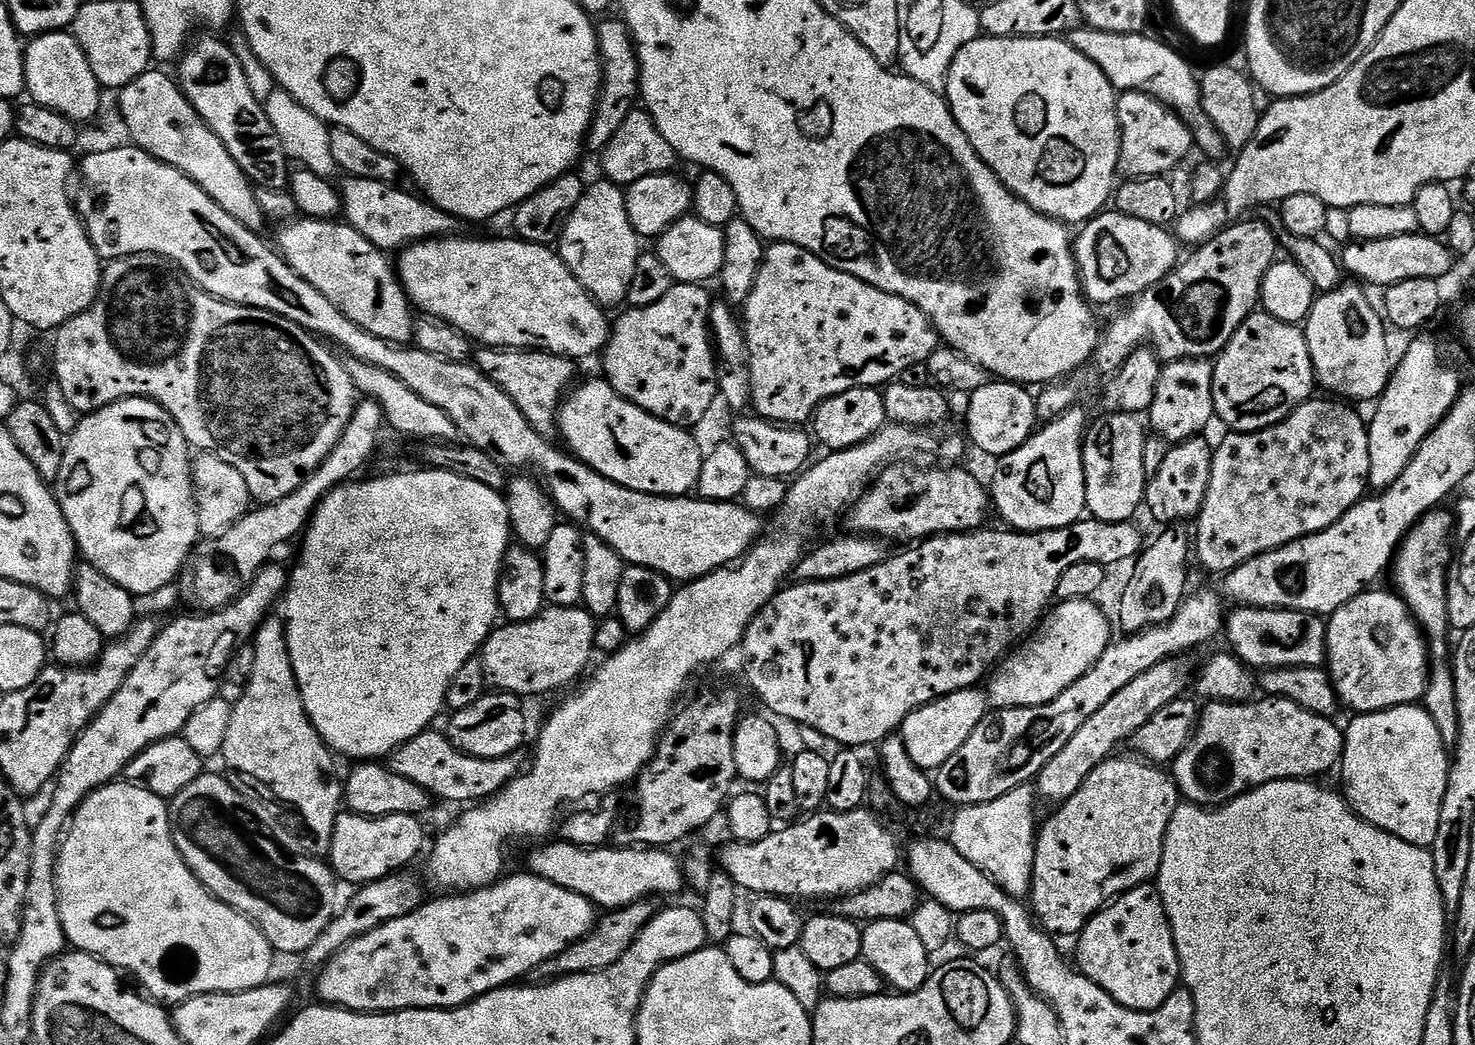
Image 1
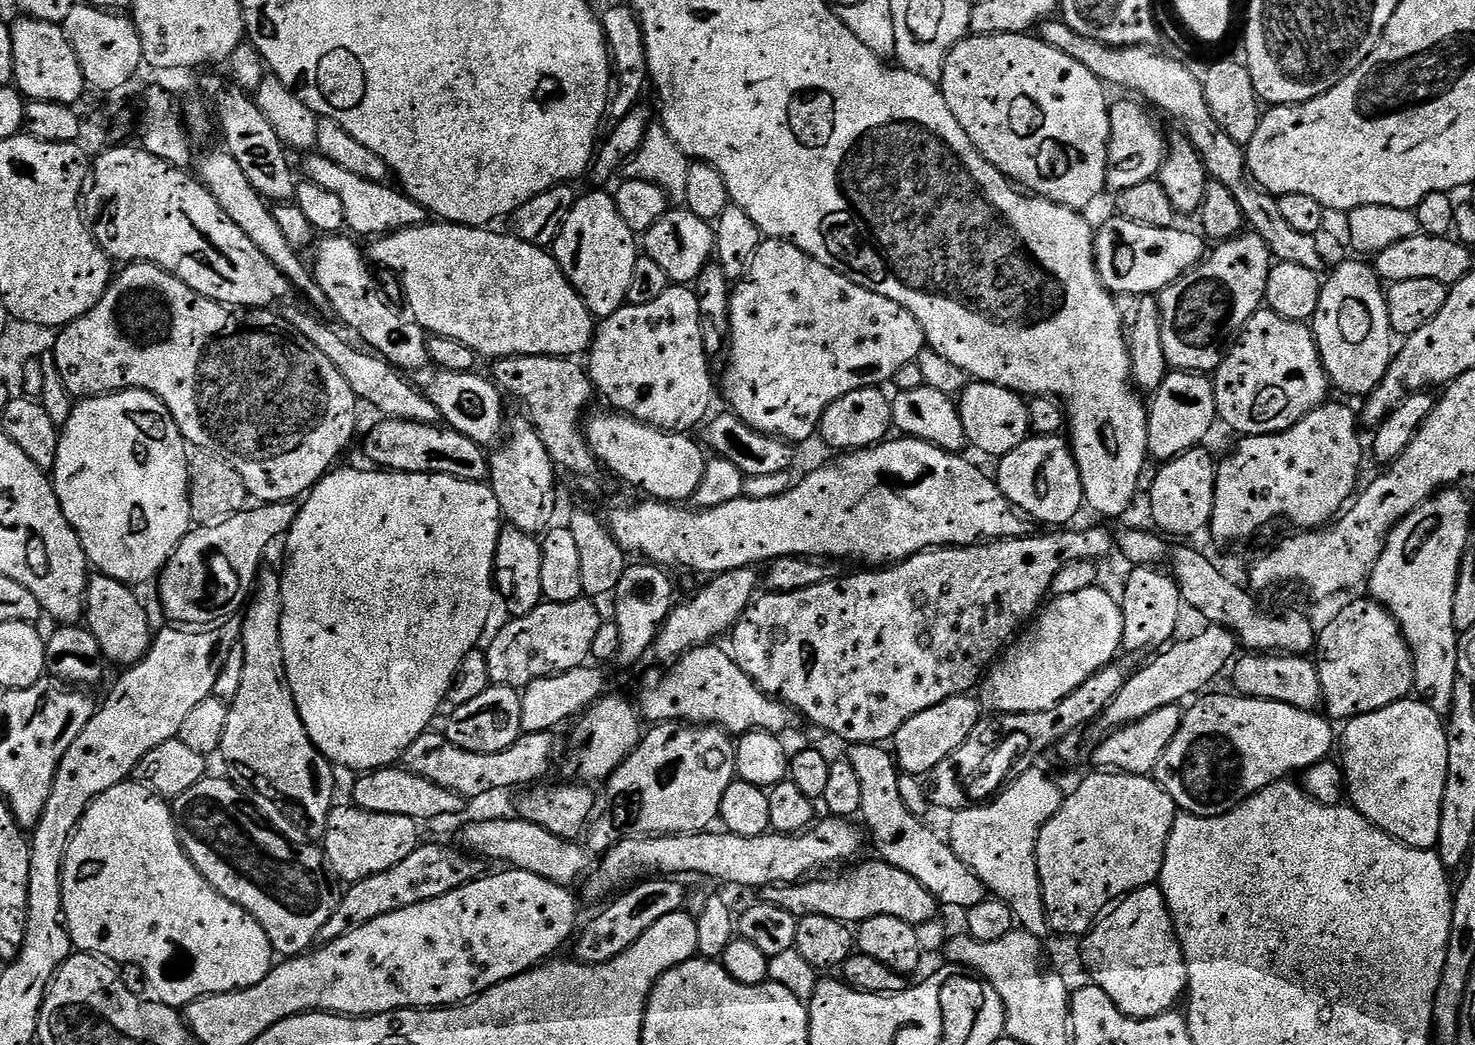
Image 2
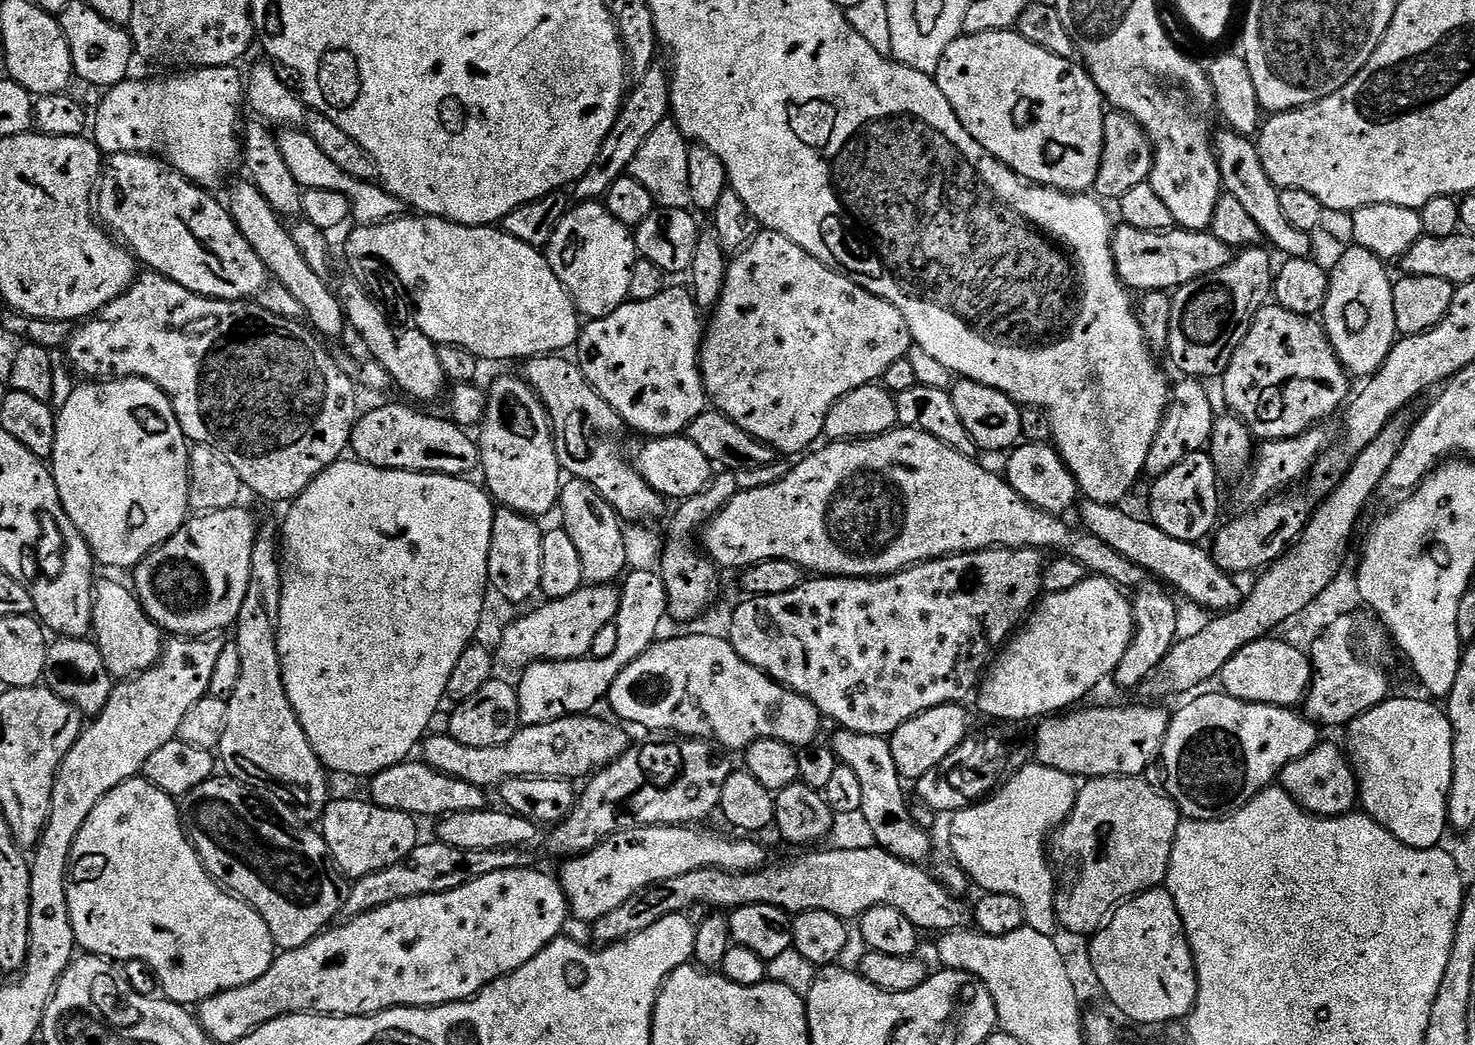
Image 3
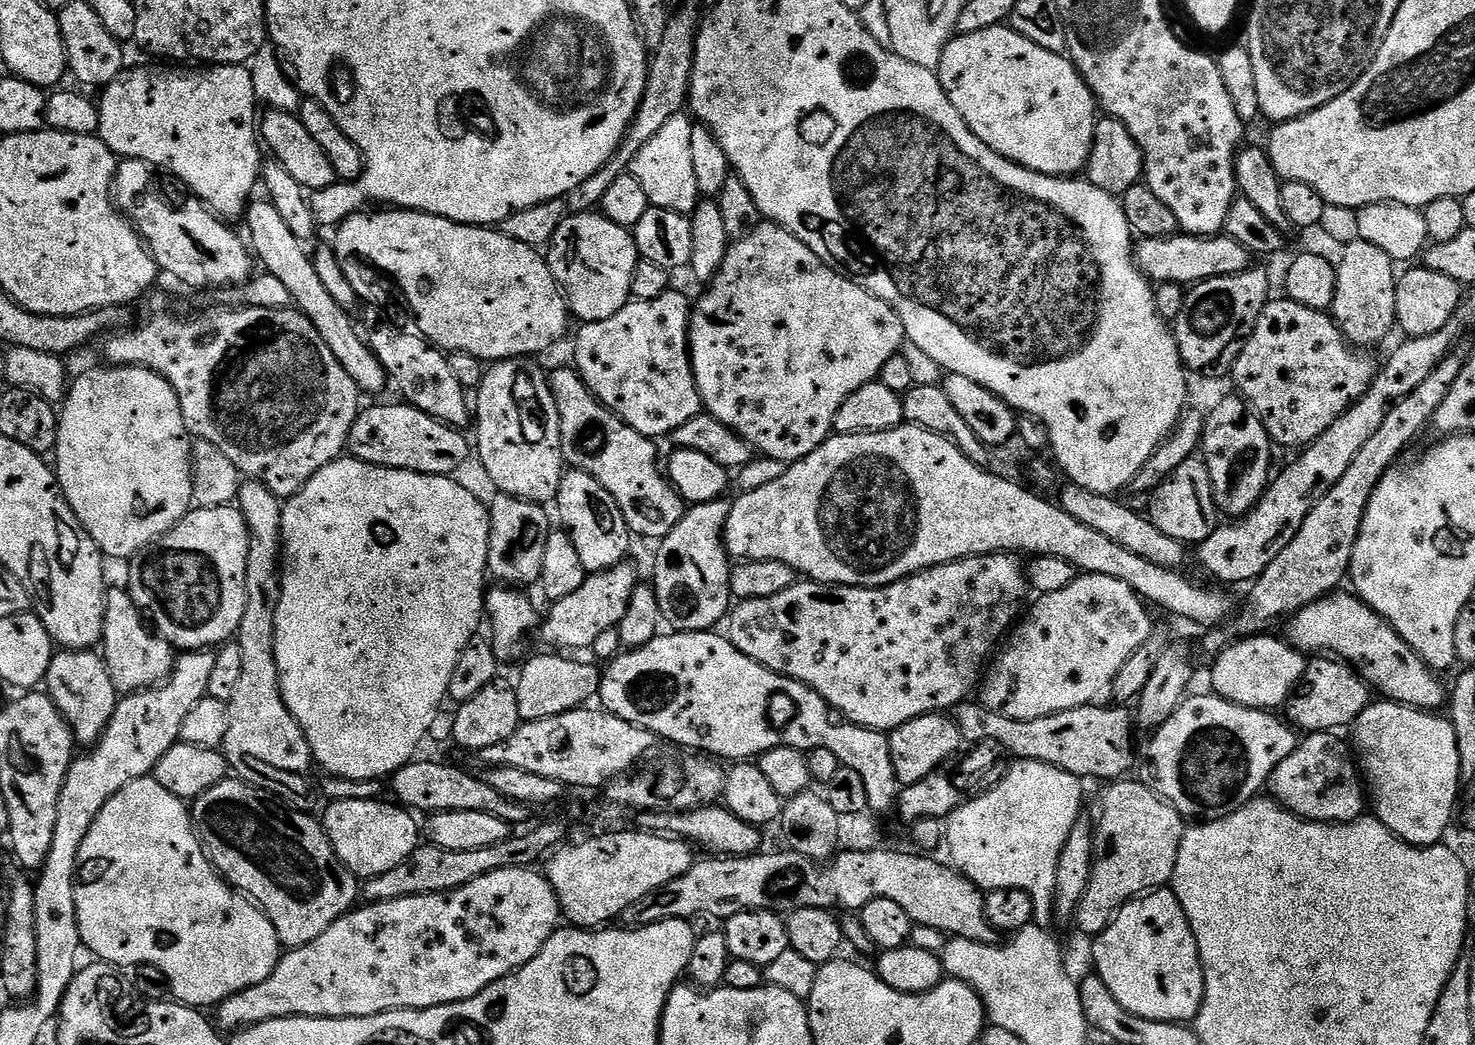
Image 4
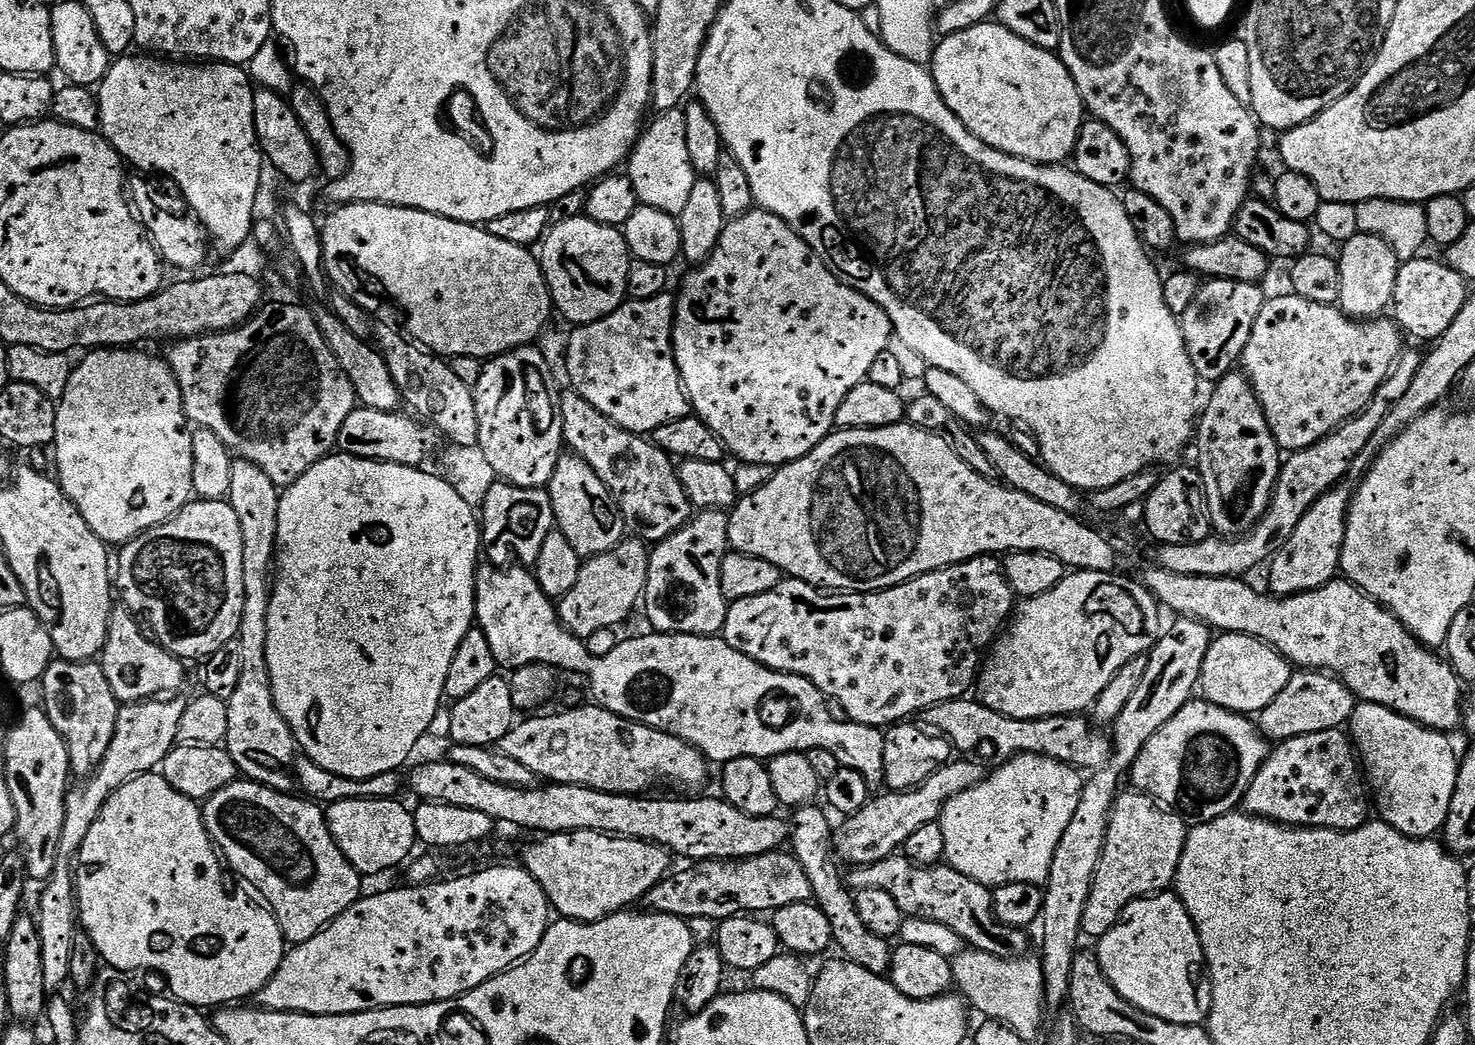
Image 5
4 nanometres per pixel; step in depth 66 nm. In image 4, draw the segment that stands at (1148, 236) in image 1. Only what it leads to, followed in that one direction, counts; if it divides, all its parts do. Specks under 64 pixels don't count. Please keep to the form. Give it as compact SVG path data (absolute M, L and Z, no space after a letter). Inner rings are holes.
M1177 234L1167 240L1154 238L1140 240L1134 248L1136 267L1156 284L1179 284L1191 286L1210 278L1222 278L1230 274L1245 272L1250 267L1250 254L1234 238L1226 235L1190 236Z

